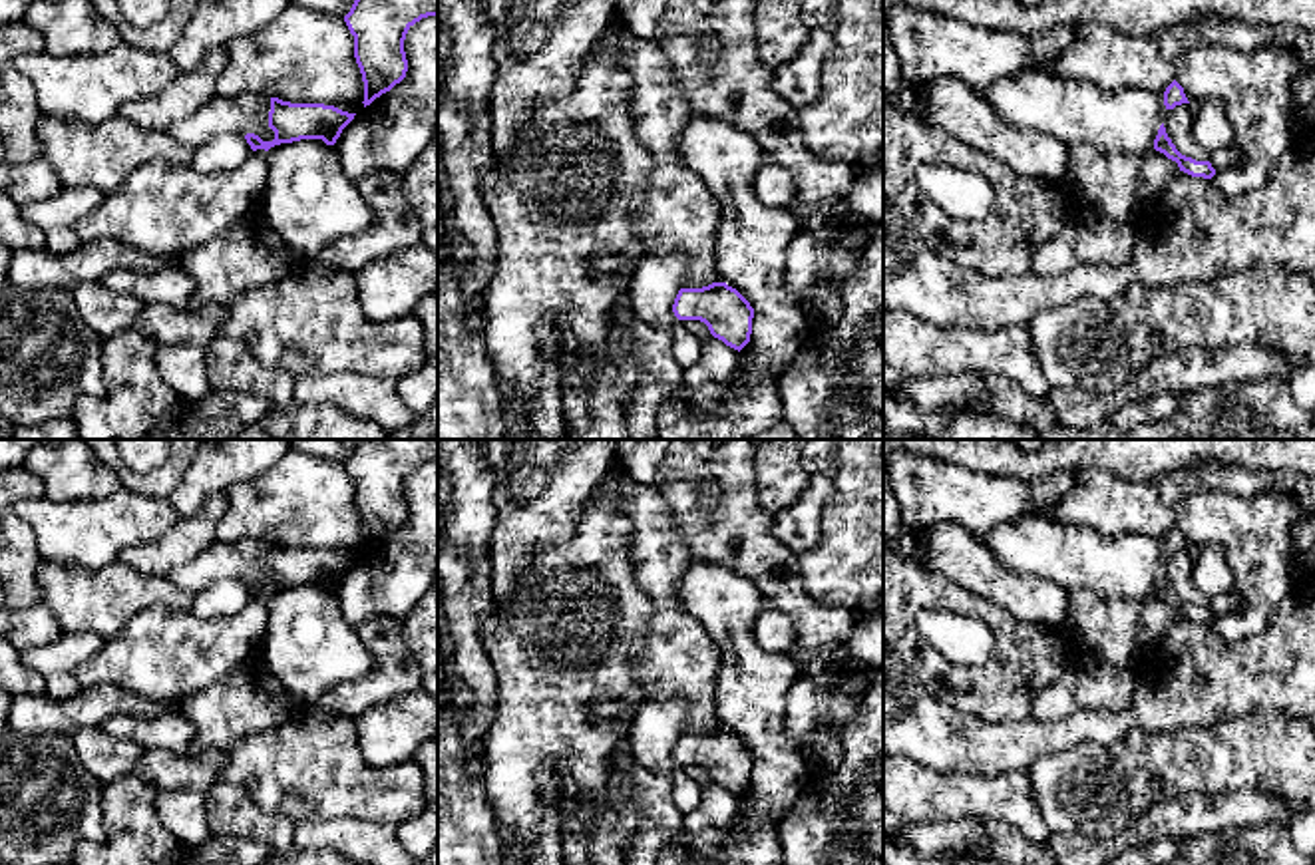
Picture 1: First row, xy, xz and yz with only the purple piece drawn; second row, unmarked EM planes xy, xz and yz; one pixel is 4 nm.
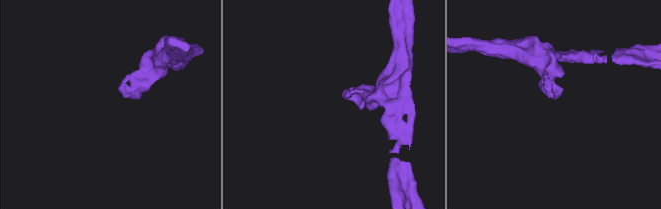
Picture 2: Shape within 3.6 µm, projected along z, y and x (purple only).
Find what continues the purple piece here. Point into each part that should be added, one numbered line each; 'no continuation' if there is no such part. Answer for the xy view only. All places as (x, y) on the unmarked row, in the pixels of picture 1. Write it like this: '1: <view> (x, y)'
no continuation

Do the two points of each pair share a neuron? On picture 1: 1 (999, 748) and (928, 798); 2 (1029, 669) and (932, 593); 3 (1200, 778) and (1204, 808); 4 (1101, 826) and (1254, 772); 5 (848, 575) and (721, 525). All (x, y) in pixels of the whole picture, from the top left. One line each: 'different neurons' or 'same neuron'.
1: different neurons
2: same neuron
3: different neurons
4: same neuron
5: different neurons

